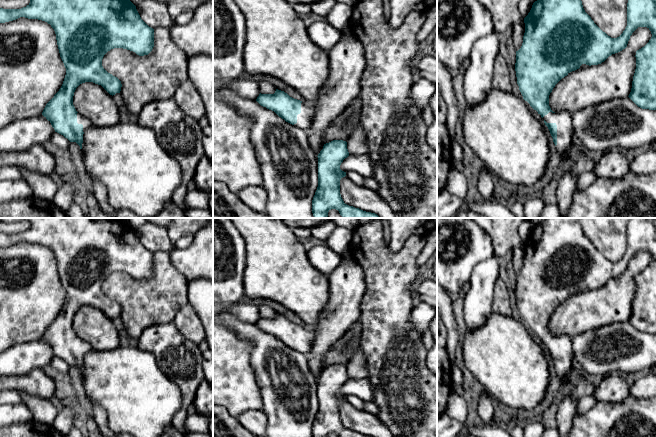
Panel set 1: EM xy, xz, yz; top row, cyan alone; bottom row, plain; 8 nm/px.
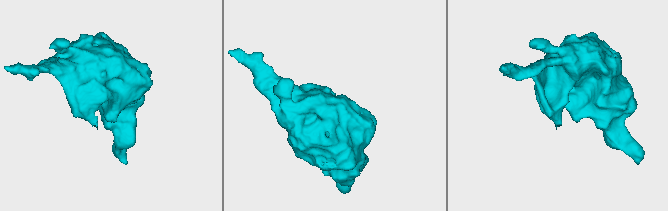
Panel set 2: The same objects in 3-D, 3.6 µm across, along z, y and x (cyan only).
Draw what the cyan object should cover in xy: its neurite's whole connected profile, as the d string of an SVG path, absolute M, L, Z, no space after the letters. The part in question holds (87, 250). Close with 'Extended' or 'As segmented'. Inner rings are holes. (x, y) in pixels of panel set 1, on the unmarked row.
M0 218L0 220L6 223L27 220L30 223L30 227L21 233L0 232L0 247L25 241L45 245L54 253L60 281L66 292L66 299L61 312L46 328L42 339L51 347L55 356L63 359L70 366L76 366L82 373L83 358L92 348L87 342L79 338L73 329L76 312L82 307L93 306L101 309L112 320L120 317L121 305L108 297L102 290L104 279L114 272L127 273L139 280L148 279L154 271L154 253L141 243L136 230L128 221L116 218Z. Extended

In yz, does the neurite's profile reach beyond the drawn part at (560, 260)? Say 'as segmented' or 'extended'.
extended

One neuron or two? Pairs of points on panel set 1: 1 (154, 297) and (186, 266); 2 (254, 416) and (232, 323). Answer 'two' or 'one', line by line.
1: two
2: two

